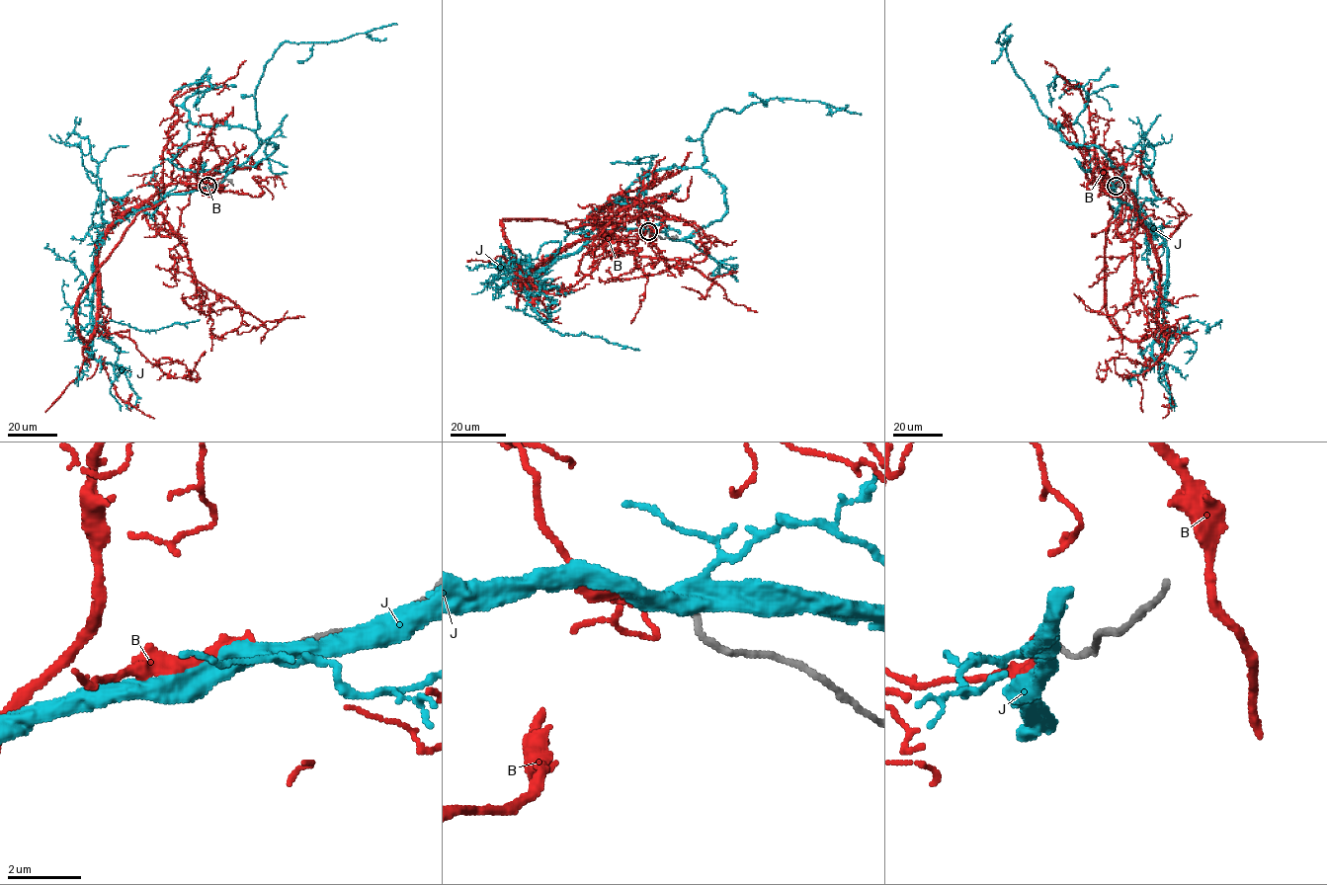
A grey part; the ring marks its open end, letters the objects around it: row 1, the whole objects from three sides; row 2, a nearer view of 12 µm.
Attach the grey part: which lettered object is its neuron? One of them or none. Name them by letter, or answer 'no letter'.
B

